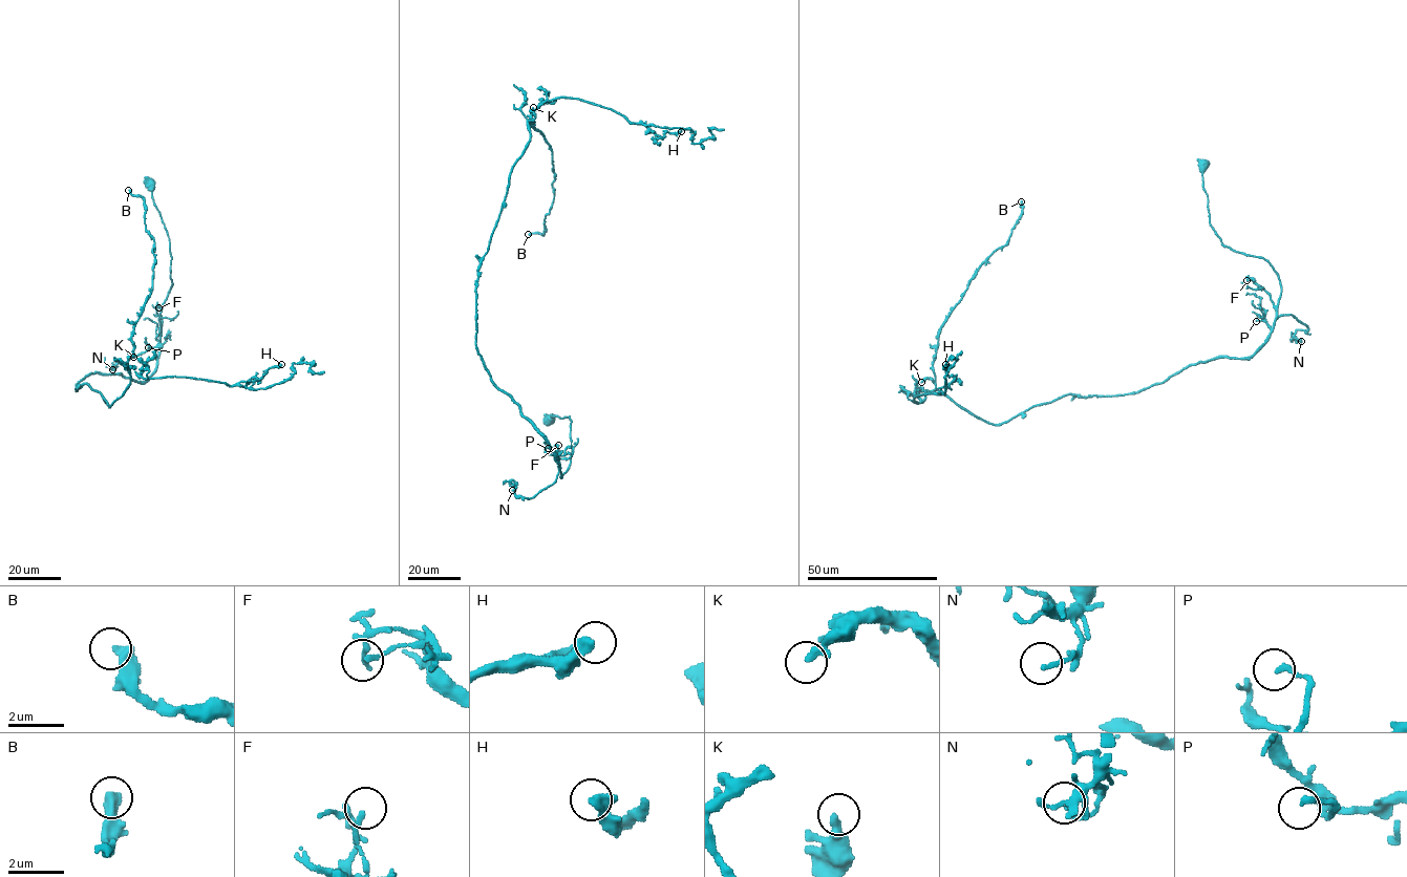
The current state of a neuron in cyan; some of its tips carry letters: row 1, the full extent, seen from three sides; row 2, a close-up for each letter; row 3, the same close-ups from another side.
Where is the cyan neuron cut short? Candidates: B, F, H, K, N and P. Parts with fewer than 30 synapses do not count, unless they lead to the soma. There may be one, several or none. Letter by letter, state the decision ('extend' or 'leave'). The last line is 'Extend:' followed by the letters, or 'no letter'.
B: leave
F: leave
H: leave
K: leave
N: leave
P: leave
Extend: no letter

